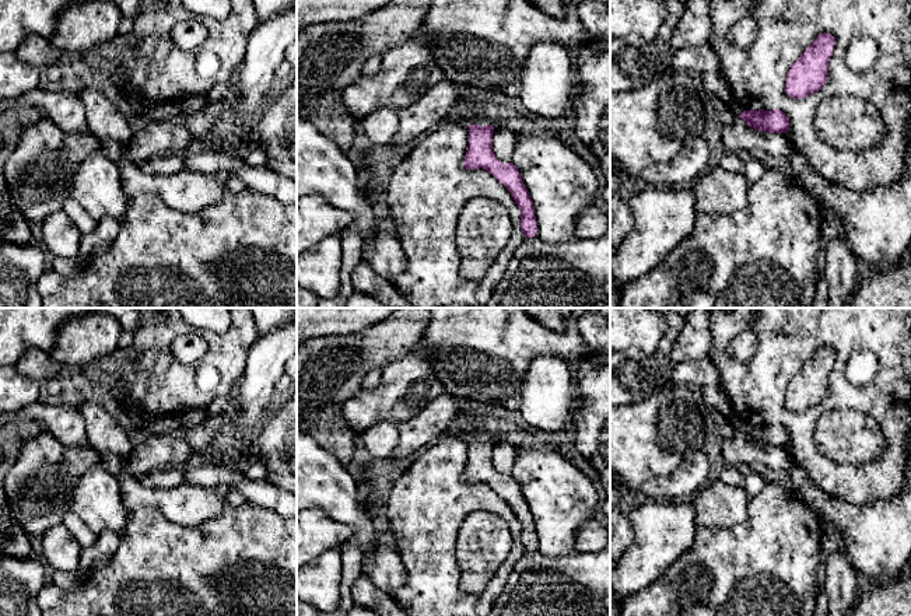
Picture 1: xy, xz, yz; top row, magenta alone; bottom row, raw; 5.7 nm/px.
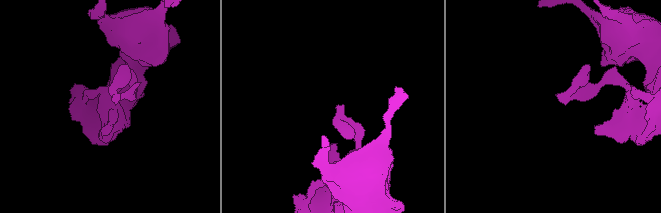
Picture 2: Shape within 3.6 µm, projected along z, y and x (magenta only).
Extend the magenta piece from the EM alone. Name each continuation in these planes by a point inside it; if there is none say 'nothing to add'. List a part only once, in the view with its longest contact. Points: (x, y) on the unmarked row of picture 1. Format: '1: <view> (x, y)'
nothing to add

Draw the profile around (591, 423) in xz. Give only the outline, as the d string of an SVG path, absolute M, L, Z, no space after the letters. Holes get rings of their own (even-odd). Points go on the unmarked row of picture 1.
M591 353L574 371L577 405L572 417L574 444L595 468L610 500L610 353Z

